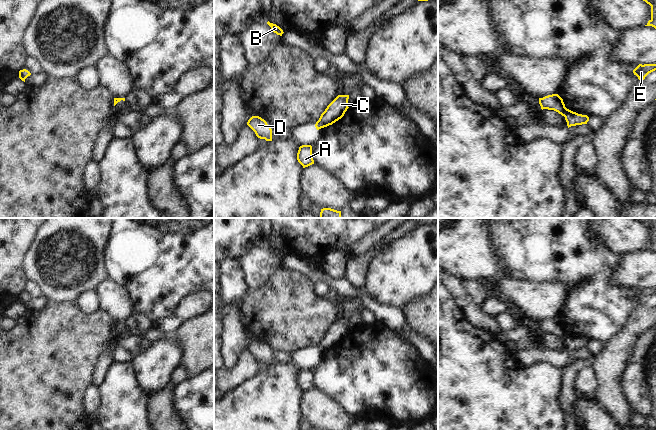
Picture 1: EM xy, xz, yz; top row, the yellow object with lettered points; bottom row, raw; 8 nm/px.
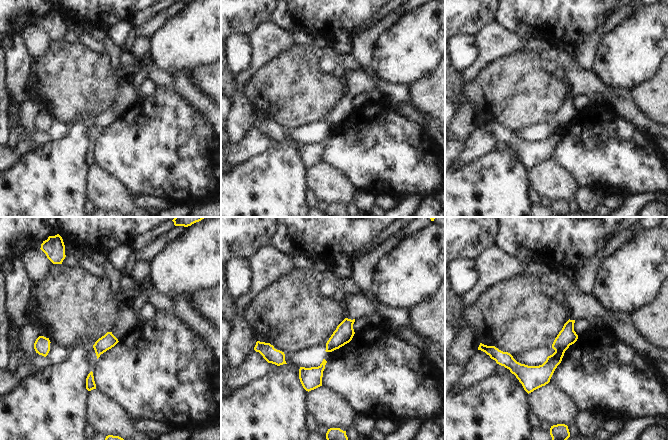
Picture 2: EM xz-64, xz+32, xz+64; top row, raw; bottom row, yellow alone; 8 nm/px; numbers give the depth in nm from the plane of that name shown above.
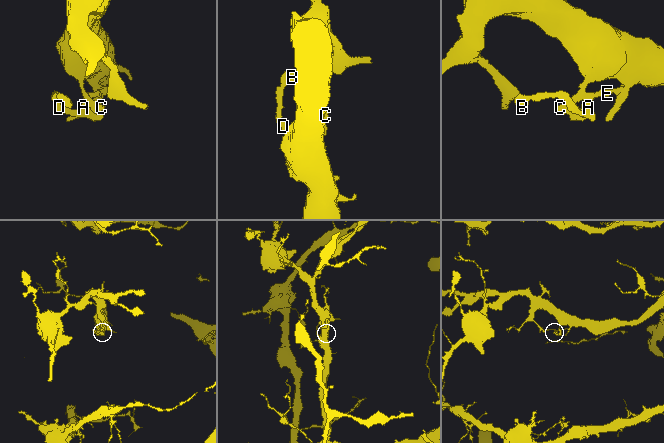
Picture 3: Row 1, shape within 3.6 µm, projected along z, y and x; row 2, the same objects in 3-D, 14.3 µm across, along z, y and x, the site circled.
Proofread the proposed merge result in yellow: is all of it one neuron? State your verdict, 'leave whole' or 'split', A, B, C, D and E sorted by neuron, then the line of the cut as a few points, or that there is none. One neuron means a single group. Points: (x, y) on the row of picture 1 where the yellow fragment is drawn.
leave whole; groups A B C D E; cut none

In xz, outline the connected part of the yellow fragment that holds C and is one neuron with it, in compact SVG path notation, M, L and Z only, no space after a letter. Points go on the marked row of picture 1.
M338 95L321 114L315 124L316 129L327 127L341 119L349 108L348 99L349 95Z

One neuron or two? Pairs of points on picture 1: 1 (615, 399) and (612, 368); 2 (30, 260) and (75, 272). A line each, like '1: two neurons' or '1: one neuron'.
1: one neuron
2: one neuron

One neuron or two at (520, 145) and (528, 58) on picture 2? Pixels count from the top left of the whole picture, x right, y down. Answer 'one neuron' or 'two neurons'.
two neurons

